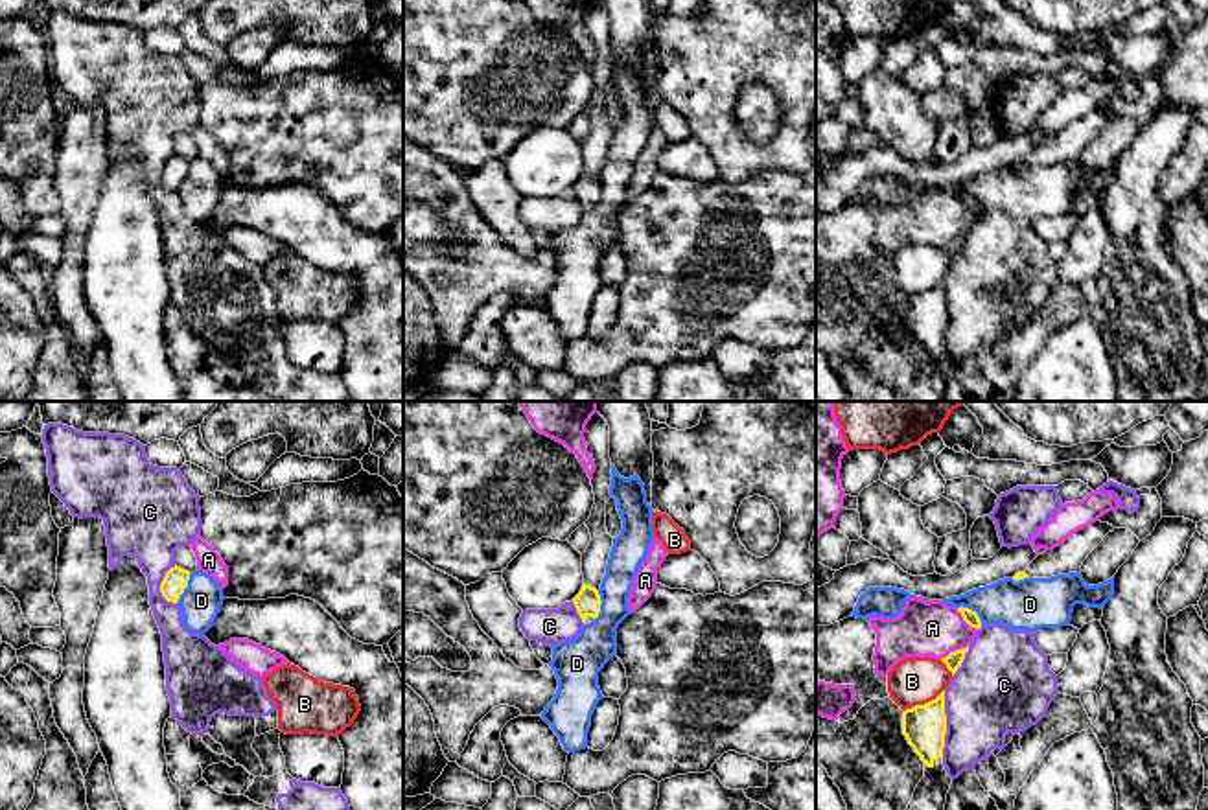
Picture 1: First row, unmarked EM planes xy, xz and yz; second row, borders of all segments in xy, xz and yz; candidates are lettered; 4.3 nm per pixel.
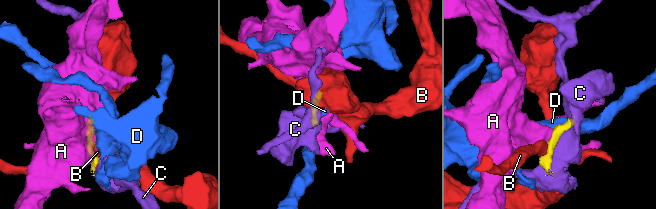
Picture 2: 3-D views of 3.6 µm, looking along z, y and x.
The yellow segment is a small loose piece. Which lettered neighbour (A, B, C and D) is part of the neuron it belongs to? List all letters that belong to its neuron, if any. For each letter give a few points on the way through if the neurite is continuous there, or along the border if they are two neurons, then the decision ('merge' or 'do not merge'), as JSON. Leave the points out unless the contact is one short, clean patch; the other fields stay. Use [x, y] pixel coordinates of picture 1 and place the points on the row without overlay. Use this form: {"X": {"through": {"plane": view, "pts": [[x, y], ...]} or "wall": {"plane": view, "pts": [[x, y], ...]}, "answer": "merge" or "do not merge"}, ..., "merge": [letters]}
{"A": {"wall": {"plane": "yz", "pts": [[967, 232], [951, 238], [941, 247]]}, "answer": "do not merge"}, "B": {"wall": {"plane": "yz", "pts": [[943, 277], [934, 286], [905, 299]]}, "answer": "do not merge"}, "C": {"answer": "do not merge"}, "D": {"wall": {"plane": "yz", "pts": [[958, 194], [971, 196], [982, 212]]}, "answer": "do not merge"}, "merge": []}

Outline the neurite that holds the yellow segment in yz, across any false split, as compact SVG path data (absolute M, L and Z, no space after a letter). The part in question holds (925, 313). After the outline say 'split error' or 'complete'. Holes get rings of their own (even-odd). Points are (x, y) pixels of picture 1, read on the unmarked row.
M945 278L935 287L902 300L902 322L926 353L924 364L902 401L945 401L947 381L952 372L943 353Z | split error

